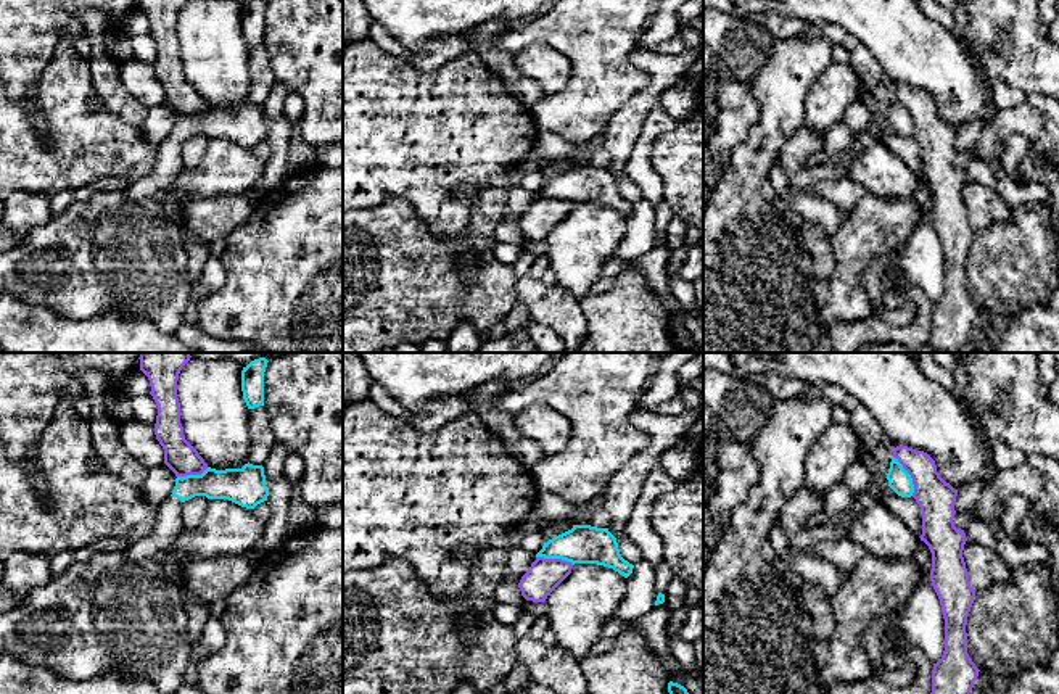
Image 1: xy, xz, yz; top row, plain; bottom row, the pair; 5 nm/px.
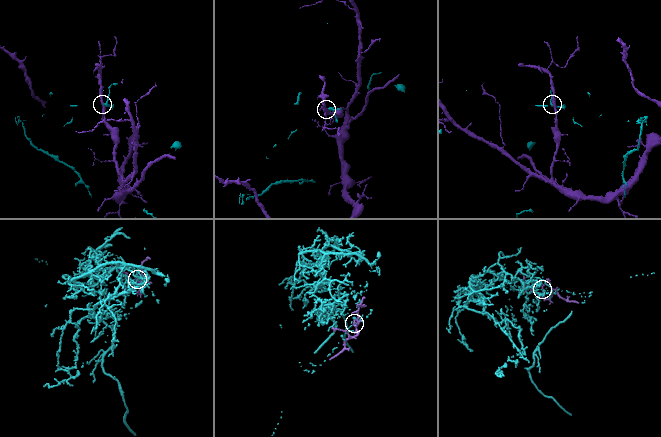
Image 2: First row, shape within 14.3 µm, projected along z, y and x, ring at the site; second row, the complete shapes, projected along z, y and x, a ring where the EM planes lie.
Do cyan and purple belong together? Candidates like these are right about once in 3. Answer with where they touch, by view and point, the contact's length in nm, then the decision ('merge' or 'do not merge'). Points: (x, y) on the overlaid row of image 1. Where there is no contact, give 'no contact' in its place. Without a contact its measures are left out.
meets cyan in yz at (910, 475); contact 220 nm long; do not merge

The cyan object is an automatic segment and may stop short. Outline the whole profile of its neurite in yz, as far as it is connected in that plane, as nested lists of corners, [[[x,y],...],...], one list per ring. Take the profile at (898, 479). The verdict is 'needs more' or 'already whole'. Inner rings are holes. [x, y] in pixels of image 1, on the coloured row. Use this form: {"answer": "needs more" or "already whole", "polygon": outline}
{"answer": "already whole", "polygon": [[[892,457],[887,473],[888,486],[901,498],[911,498],[914,485],[911,475],[903,469],[898,459]]]}

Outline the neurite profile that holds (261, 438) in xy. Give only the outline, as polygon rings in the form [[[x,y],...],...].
[[[264,406],[248,409],[249,454],[248,462],[264,465],[274,444],[275,436],[270,430],[269,415]]]

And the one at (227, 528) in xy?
[[[211,499],[200,527],[183,528],[166,551],[167,559],[211,559],[253,552],[266,522],[229,499]]]

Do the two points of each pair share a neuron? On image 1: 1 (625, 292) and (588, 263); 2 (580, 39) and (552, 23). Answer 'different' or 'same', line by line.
1: different
2: same

